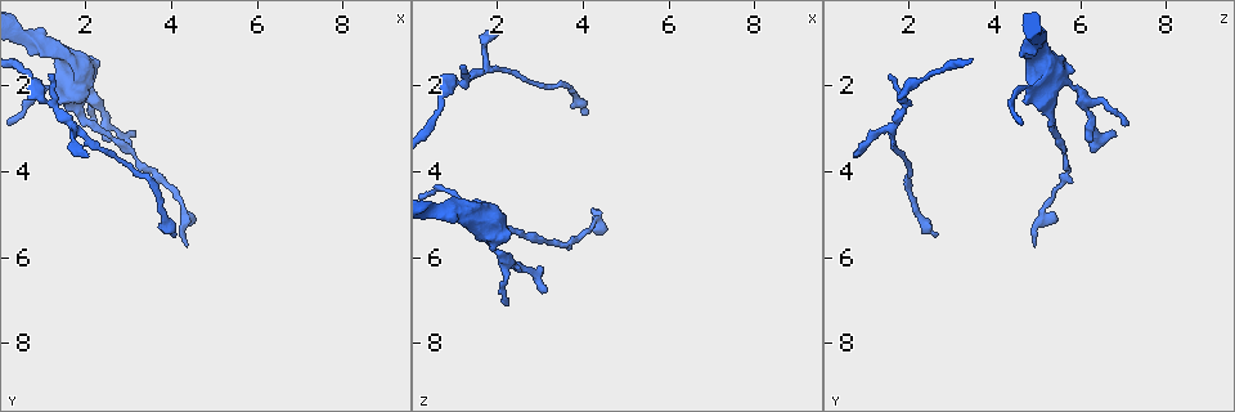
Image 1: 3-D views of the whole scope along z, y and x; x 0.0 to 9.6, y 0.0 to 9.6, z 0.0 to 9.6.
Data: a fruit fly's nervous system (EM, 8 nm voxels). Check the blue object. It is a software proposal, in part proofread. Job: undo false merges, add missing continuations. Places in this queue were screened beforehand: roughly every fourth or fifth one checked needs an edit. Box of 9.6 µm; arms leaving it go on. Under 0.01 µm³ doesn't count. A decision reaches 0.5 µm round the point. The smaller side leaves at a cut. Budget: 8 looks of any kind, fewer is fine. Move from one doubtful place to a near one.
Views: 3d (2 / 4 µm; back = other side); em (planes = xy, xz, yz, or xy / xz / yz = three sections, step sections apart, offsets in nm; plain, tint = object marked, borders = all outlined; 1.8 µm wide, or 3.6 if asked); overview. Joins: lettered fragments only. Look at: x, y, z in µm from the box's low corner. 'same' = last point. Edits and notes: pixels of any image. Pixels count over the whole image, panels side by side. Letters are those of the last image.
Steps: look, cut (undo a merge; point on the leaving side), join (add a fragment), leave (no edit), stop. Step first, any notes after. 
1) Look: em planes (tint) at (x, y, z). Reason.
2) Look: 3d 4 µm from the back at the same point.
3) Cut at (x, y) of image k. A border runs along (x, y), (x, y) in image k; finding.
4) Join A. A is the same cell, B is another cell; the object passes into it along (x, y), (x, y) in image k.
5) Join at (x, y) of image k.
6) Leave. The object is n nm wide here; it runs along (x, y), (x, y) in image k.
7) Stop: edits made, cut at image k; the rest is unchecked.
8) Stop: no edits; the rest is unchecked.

Look: 3d 4 µm at (4.05, 5.45, 2.65). Free end.

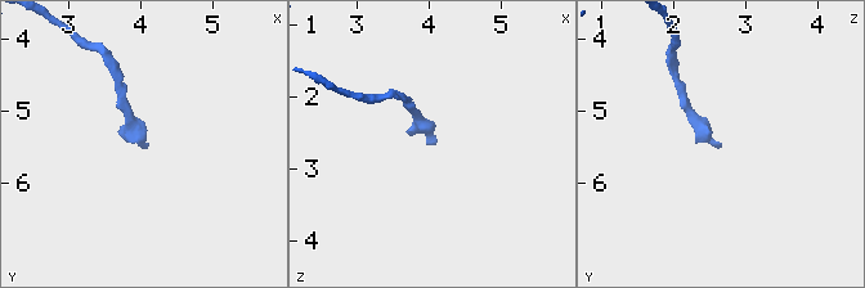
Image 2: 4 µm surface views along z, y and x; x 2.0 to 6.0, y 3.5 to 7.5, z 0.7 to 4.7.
Look: em xy step 4 (plain) at (4.05, 5.50, 2.65).

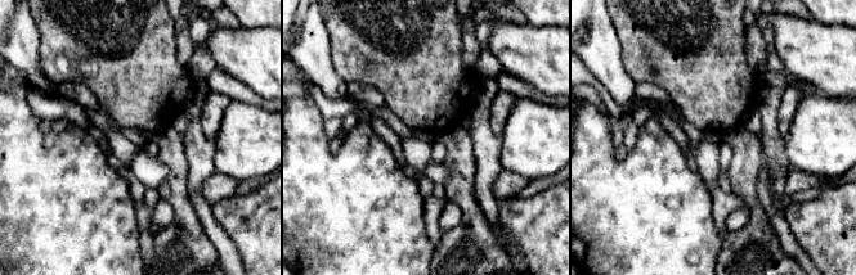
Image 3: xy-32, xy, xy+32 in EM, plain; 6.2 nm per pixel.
Look: em xy step 4 (borders) at the same point.

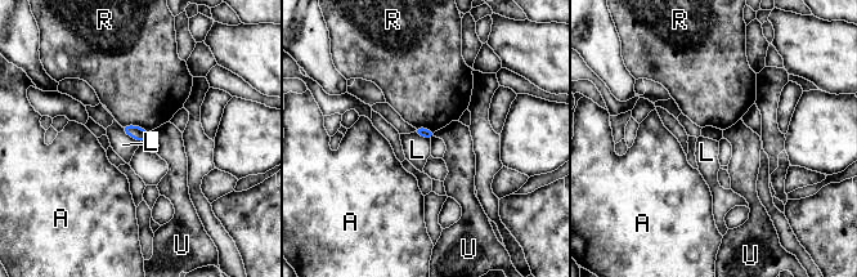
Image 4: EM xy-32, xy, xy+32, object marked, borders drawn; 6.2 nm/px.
Leave. The object is 70 nm wide here; A, L, R and U are other cells; a border runs along (120, 126), (125, 133), (140, 142) in image 4; no lettered fragment goes on from it.

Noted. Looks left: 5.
Look: 3d 2 µm at (2.05, 3.65, 0.70). Free end.

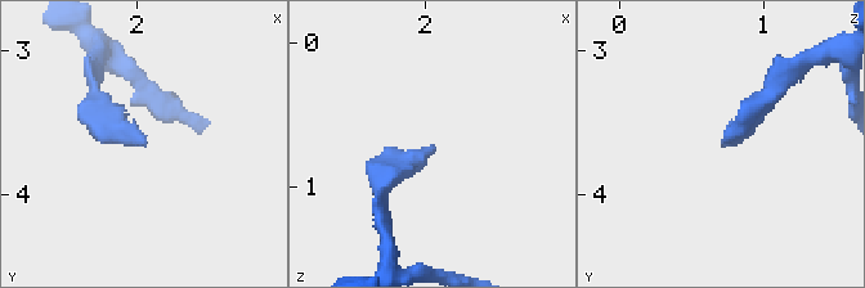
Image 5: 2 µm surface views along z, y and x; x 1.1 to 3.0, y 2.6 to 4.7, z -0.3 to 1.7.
Look: em xy step 4 (tint) at (2.04, 3.64, 0.70).

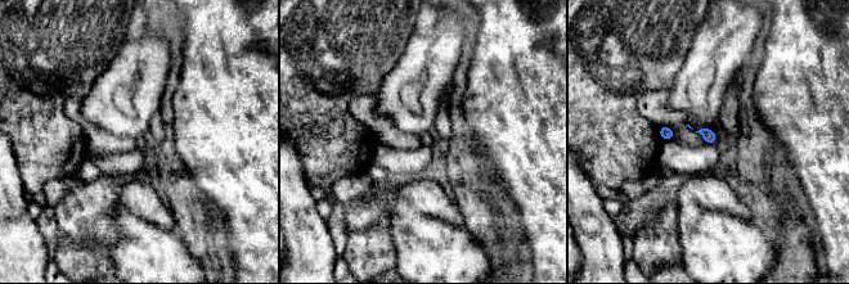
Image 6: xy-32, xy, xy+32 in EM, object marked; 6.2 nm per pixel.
Look: em planes (borders) at the same point. Another direction.

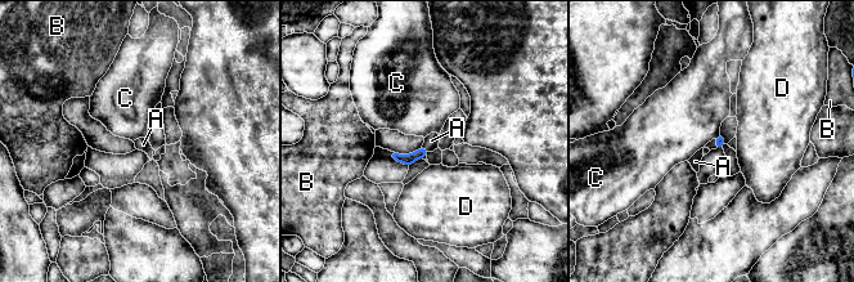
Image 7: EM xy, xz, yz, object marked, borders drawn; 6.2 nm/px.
Join A. A is the same cell, B, C and D are other cells; the object passes into it along (407, 160), (426, 147), (431, 140) in image 7; the cell continues.

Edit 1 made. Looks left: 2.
Stop: edits made, join at image 7; the rest is unchecked.

